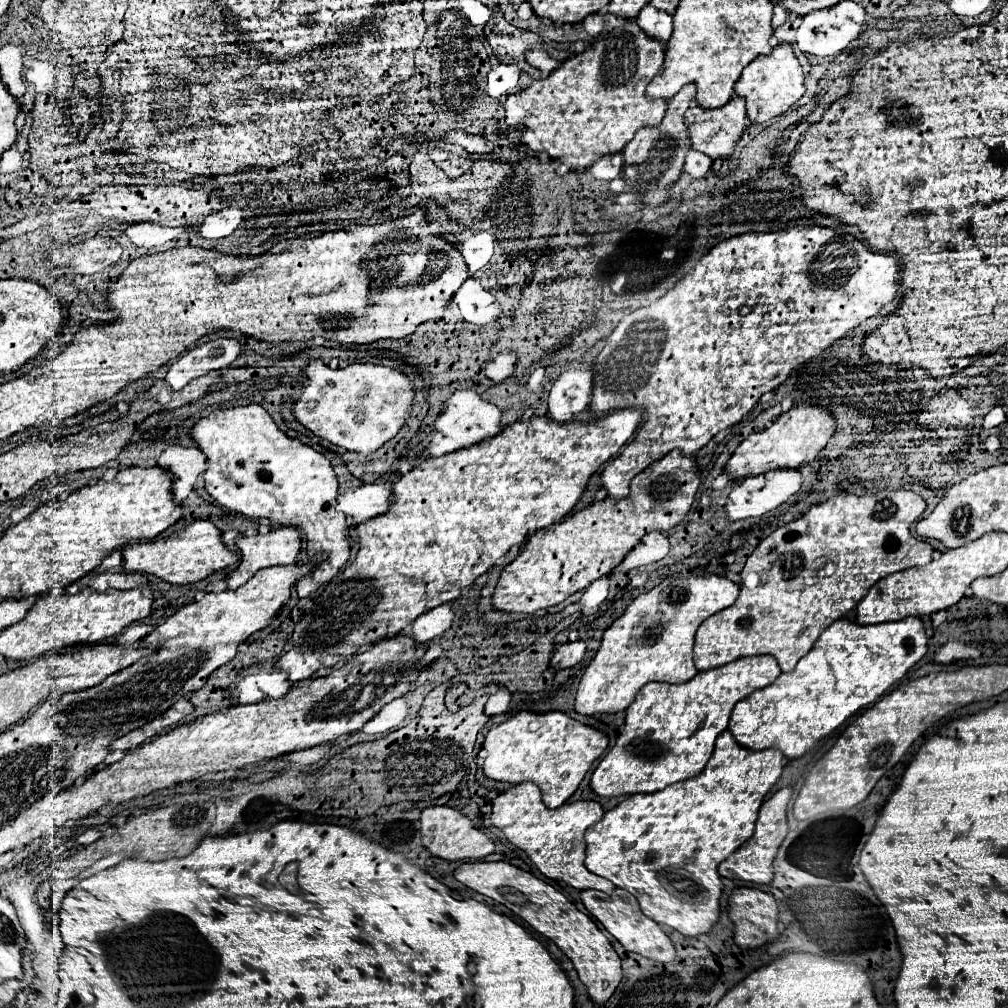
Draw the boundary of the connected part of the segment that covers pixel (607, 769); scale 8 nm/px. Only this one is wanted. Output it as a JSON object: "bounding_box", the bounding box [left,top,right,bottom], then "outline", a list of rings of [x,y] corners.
{"bounding_box":[591,654,779,798],"outline":[[[763,654],[697,672],[697,676],[685,684],[645,684],[627,708],[625,726],[617,744],[599,762],[591,776],[593,792],[607,798],[659,792],[669,784],[697,776],[709,762],[717,736],[727,728],[733,706],[751,692],[769,686],[779,674],[777,660]]]}

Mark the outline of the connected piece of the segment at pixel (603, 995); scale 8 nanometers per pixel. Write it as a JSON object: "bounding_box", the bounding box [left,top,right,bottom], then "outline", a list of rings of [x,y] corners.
{"bounding_box":[455,862,623,1004],"outline":[[[467,862],[455,870],[455,878],[467,888],[507,906],[539,934],[553,940],[573,962],[581,982],[587,986],[587,992],[595,1004],[605,1004],[613,996],[623,978],[617,952],[613,950],[607,936],[597,928],[597,924],[587,914],[579,912],[575,904],[569,902],[551,884],[507,862]]]}

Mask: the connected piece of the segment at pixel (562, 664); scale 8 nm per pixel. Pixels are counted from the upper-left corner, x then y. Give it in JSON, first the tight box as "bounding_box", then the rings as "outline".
{"bounding_box":[551,640,585,670],"outline":[[[577,640],[577,642],[567,642],[555,648],[555,654],[551,658],[551,666],[555,670],[563,670],[563,668],[571,668],[575,666],[585,654],[585,642]]]}

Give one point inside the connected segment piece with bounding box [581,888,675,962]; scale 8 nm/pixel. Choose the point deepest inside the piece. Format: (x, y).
(619, 912)

